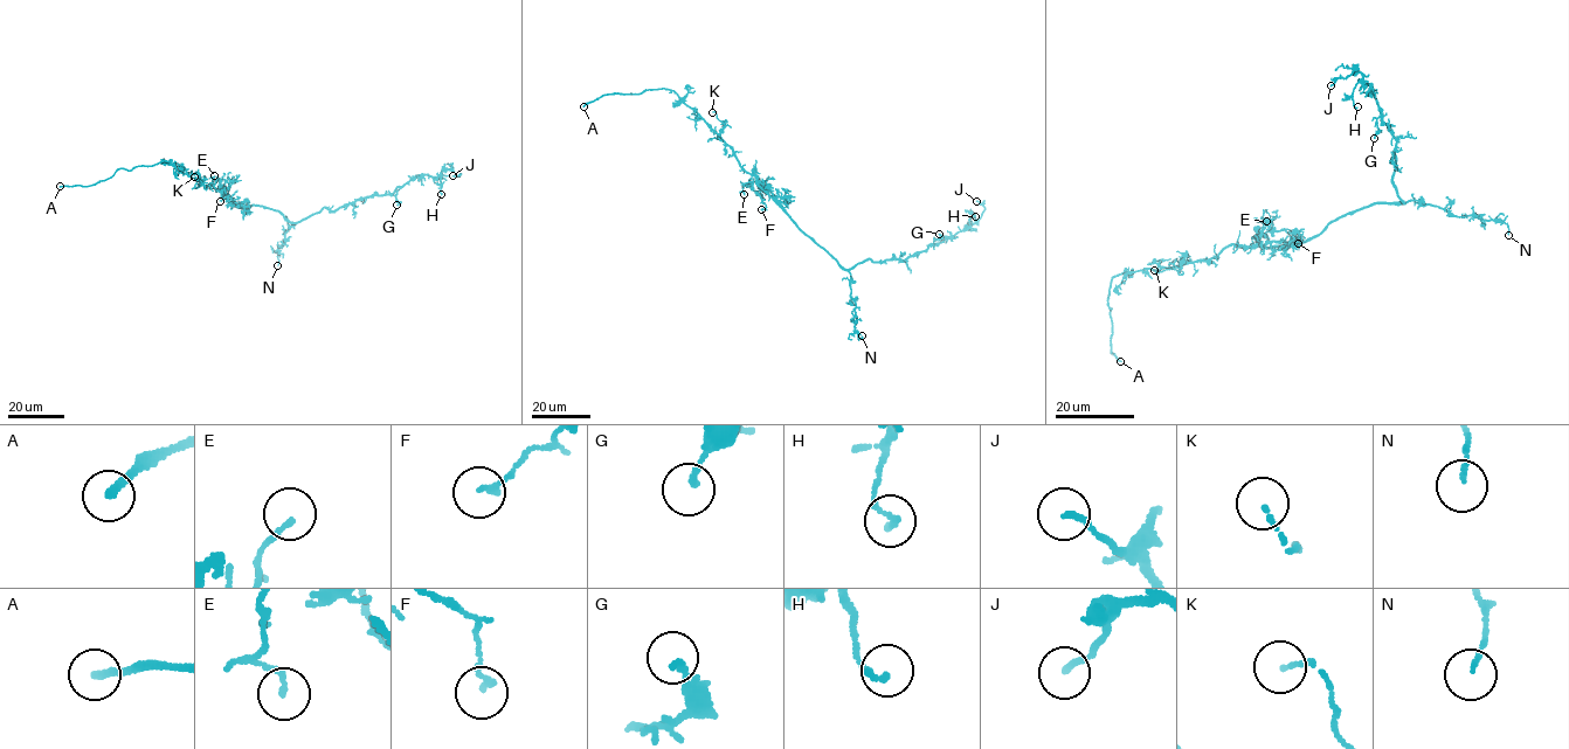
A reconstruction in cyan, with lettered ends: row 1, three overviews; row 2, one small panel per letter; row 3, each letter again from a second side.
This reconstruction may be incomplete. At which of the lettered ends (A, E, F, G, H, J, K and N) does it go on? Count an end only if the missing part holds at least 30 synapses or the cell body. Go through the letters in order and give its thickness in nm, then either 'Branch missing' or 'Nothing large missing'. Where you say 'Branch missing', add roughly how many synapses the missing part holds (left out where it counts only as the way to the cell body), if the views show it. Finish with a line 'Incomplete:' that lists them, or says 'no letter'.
A: Thickness 220 nm. Branch missing
E: Thickness 140 nm. Nothing large missing
F: Thickness 160 nm. Nothing large missing
G: Thickness 150 nm. Nothing large missing
H: Thickness 160 nm. Nothing large missing
J: Thickness 160 nm. Nothing large missing
K: Thickness 120 nm. Nothing large missing
N: Thickness 110 nm. Nothing large missing
Incomplete: A

